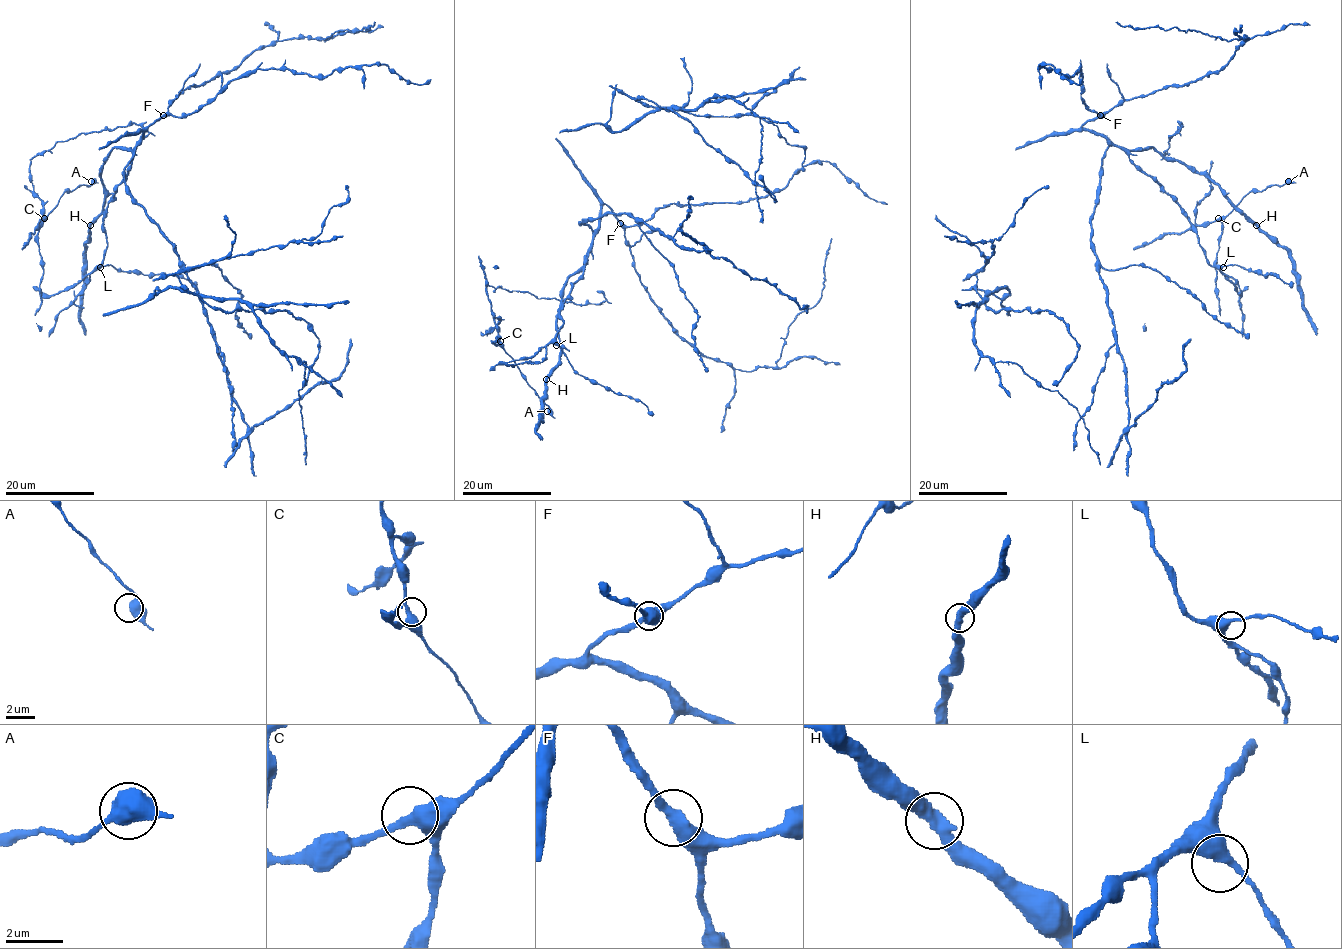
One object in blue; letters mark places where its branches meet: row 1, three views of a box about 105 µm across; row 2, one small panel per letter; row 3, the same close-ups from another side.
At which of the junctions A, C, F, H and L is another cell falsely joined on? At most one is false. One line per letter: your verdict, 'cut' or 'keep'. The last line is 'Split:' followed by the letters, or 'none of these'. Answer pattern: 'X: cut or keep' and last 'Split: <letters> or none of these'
A: keep
C: keep
F: keep
H: keep
L: keep
Split: none of these

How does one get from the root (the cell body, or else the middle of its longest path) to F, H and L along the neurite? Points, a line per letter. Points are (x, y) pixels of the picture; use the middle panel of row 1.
F: (676, 243), (660, 230), (625, 213), (605, 213), (581, 222), (595, 230), (604, 204), (620, 222)
H: (676, 243), (625, 213), (581, 222), (591, 228), (593, 243), (563, 287), (556, 322), (559, 364), (546, 379)
L: (676, 243), (625, 213), (582, 221), (593, 232), (593, 245), (584, 273), (560, 309), (564, 323), (556, 345)

